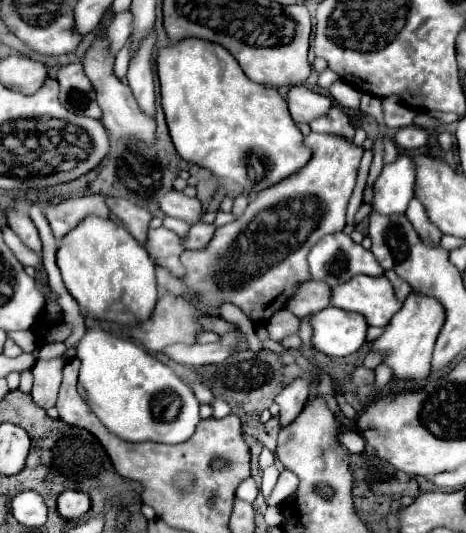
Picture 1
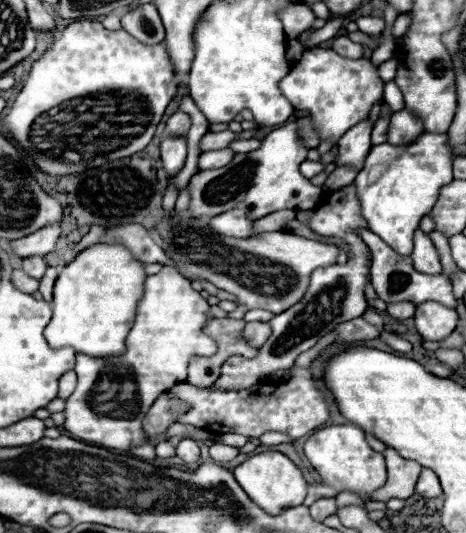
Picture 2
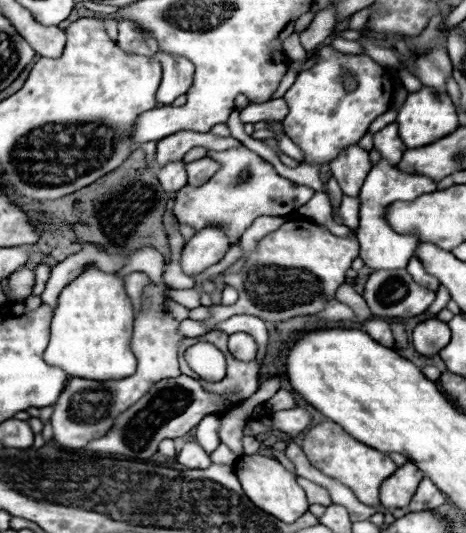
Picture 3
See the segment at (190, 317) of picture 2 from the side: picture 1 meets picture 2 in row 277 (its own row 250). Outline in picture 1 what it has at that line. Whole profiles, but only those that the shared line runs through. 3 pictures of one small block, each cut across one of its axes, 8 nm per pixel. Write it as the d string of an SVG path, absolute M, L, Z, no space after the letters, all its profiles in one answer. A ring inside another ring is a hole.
M164 226L150 230L146 250L148 250L150 258L154 258L160 266L168 268L174 276L184 274L184 266L180 264L180 254L184 248L180 244L180 236L174 234L172 230L168 230Z

